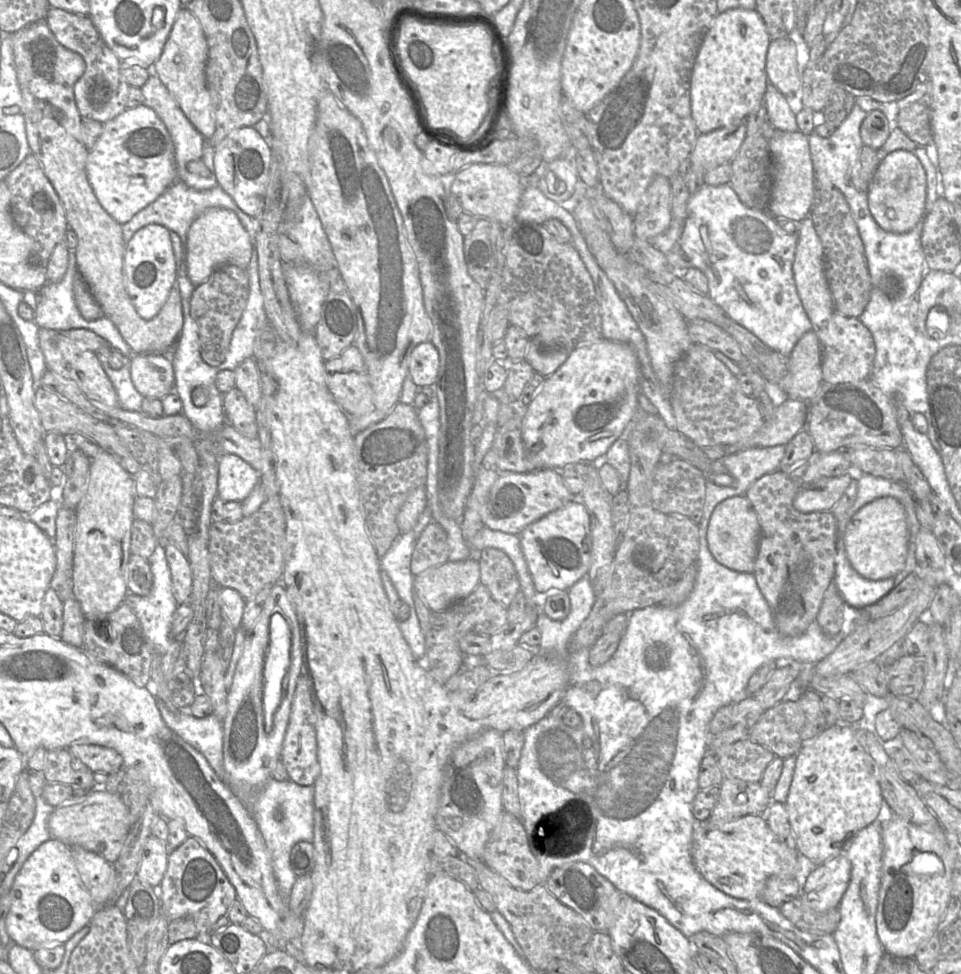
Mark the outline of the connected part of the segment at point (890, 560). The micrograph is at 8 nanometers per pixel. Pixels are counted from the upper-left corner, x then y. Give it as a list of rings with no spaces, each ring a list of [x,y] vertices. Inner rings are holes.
[[[890,496],[866,504],[850,519],[844,540],[847,557],[862,577],[868,580],[896,577],[905,566],[909,550],[909,528],[903,506]]]

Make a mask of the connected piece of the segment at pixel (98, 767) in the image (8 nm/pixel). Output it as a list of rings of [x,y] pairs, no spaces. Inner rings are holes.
[[[73,743],[68,750],[84,763],[92,772],[111,774],[123,766],[123,758],[116,750],[97,745]]]

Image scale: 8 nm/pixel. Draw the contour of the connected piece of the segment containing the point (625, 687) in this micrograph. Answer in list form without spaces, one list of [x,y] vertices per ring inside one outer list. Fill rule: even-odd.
[[[710,518],[705,528],[699,528],[700,544],[696,560],[697,576],[694,588],[688,598],[680,605],[667,607],[654,605],[638,609],[630,614],[629,623],[619,646],[611,658],[602,666],[593,667],[589,663],[589,649],[574,649],[569,646],[572,635],[589,615],[596,595],[588,575],[583,576],[568,590],[570,612],[563,620],[552,620],[540,611],[536,627],[541,632],[541,643],[536,650],[538,656],[554,656],[566,665],[568,671],[568,685],[562,701],[568,708],[574,709],[582,718],[579,727],[565,725],[561,718],[545,716],[529,728],[525,729],[524,745],[517,766],[519,798],[521,802],[520,818],[524,824],[529,846],[539,862],[540,884],[544,884],[552,870],[558,866],[571,862],[584,862],[593,866],[601,875],[609,880],[621,893],[625,893],[654,908],[663,915],[674,927],[688,938],[700,931],[724,937],[729,933],[760,933],[763,935],[780,935],[783,930],[771,918],[765,918],[762,910],[755,910],[759,906],[759,899],[737,899],[720,891],[697,871],[692,859],[693,833],[697,824],[693,815],[693,802],[700,790],[698,778],[702,759],[708,752],[710,741],[709,723],[716,711],[726,705],[735,705],[747,697],[746,688],[750,677],[768,662],[800,662],[817,664],[830,655],[844,639],[844,633],[828,635],[822,631],[816,620],[806,631],[798,636],[785,636],[775,626],[771,610],[763,597],[753,573],[740,573],[719,564],[712,556],[707,541],[707,532]]]

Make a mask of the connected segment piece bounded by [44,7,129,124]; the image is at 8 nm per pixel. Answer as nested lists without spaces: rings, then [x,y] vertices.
[[[50,7],[44,21],[56,40],[78,53],[85,62],[85,70],[74,85],[75,103],[81,118],[104,124],[127,109],[129,85],[119,73],[120,59],[105,44],[90,17]]]

